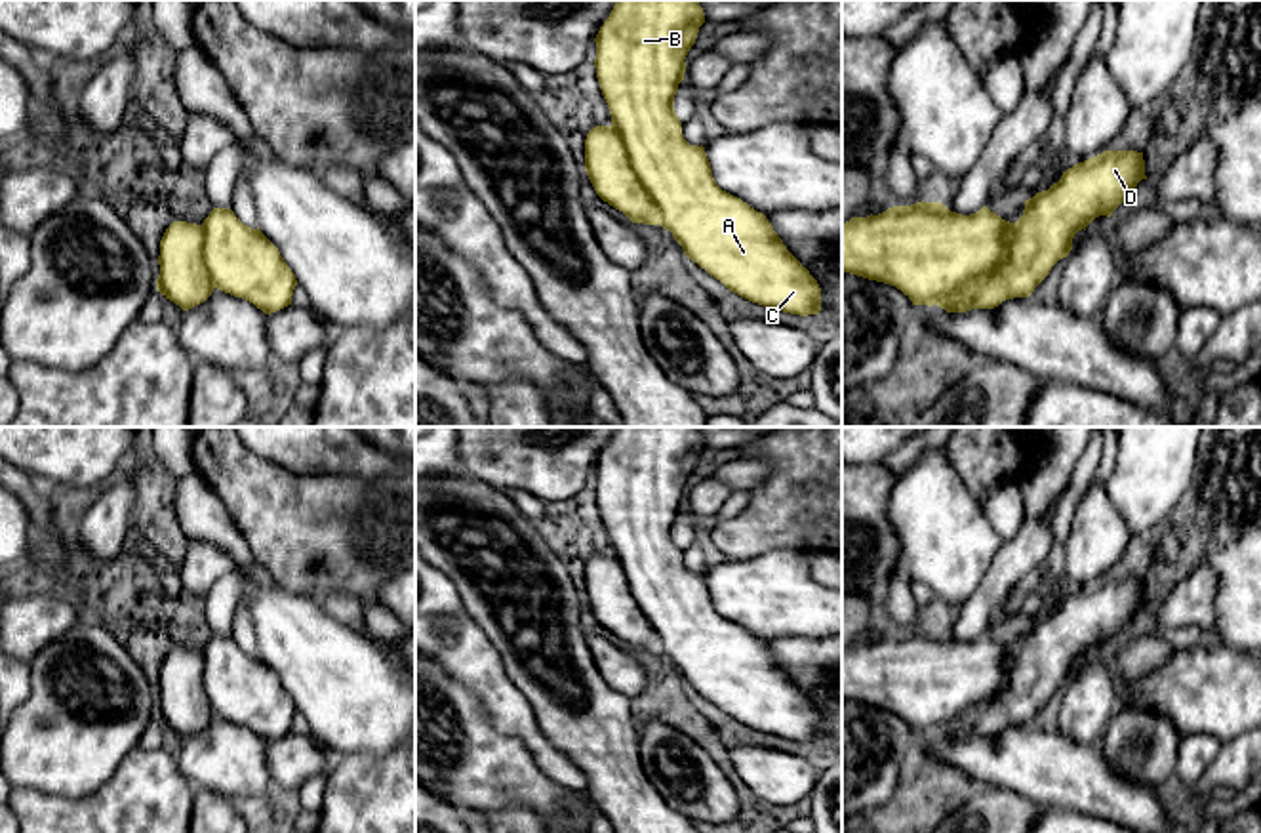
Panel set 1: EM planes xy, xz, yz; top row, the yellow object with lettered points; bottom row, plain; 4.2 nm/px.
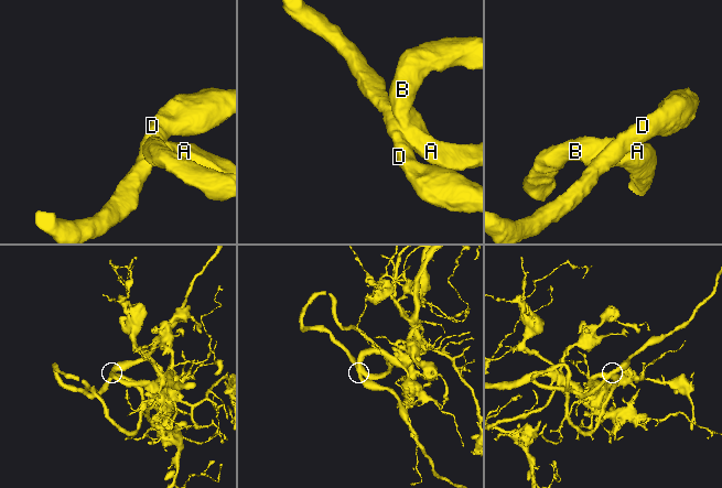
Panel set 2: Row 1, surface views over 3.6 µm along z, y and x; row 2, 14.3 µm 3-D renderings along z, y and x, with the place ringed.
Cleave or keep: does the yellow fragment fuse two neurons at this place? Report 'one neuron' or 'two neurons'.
one neuron

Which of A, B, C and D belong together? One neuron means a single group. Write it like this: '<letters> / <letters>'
A B C D

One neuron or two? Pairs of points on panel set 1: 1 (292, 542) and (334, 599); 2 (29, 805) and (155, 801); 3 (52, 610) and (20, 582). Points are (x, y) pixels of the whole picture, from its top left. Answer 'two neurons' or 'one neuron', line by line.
1: two neurons
2: one neuron
3: two neurons

